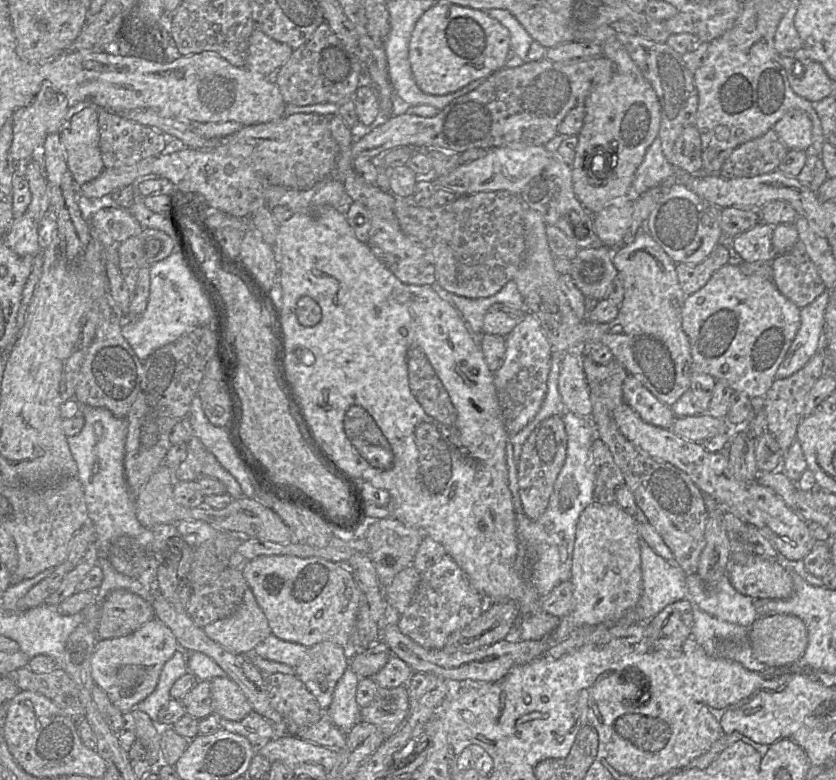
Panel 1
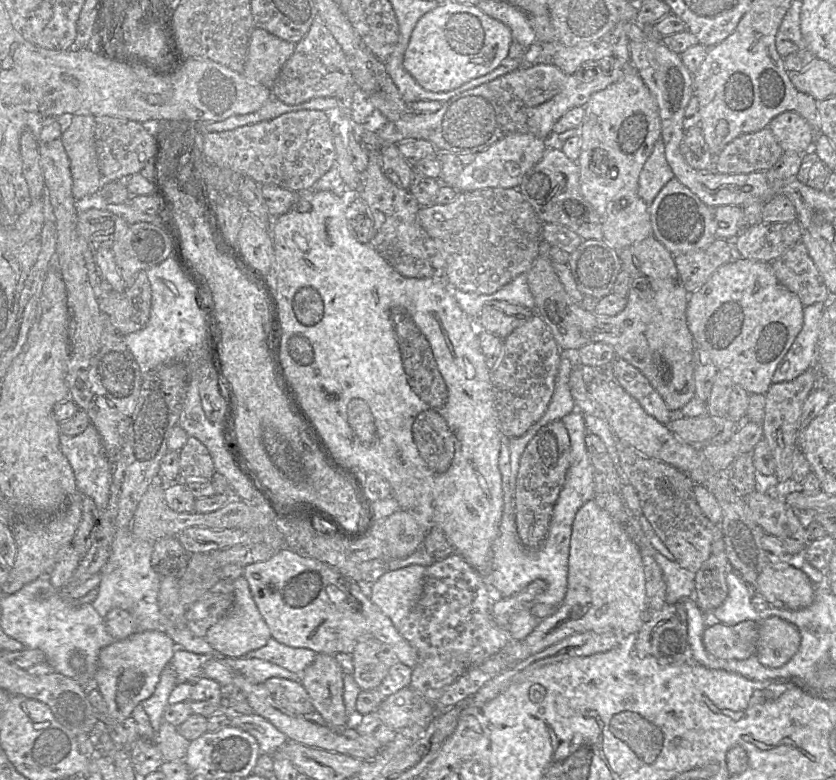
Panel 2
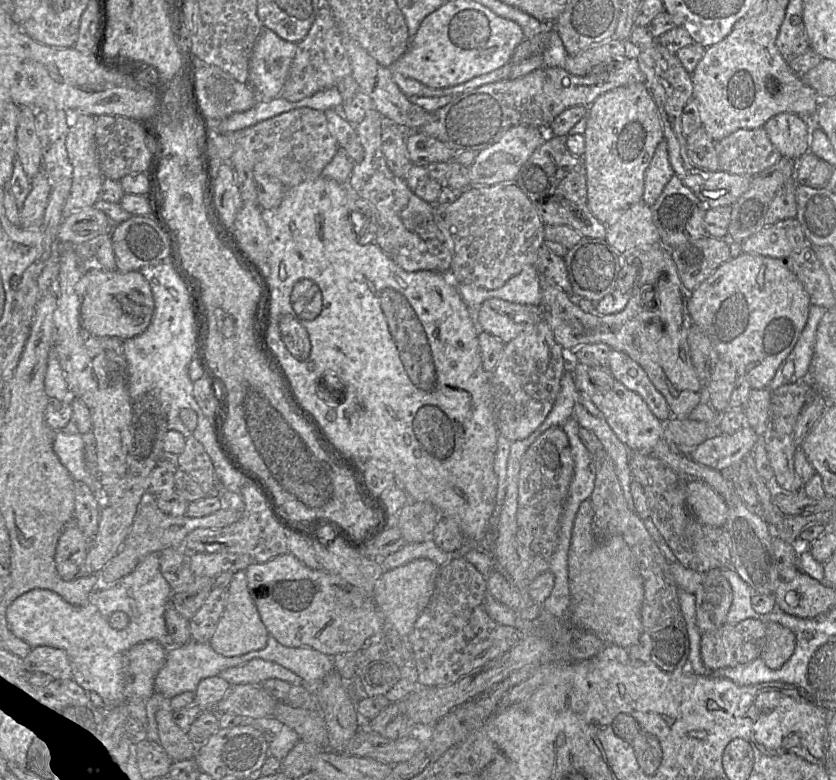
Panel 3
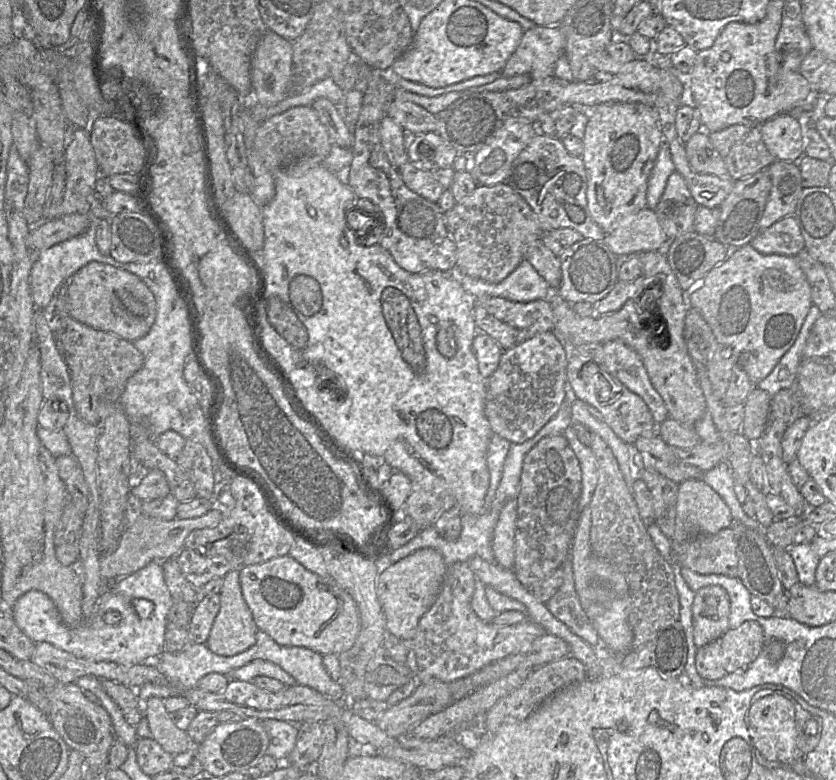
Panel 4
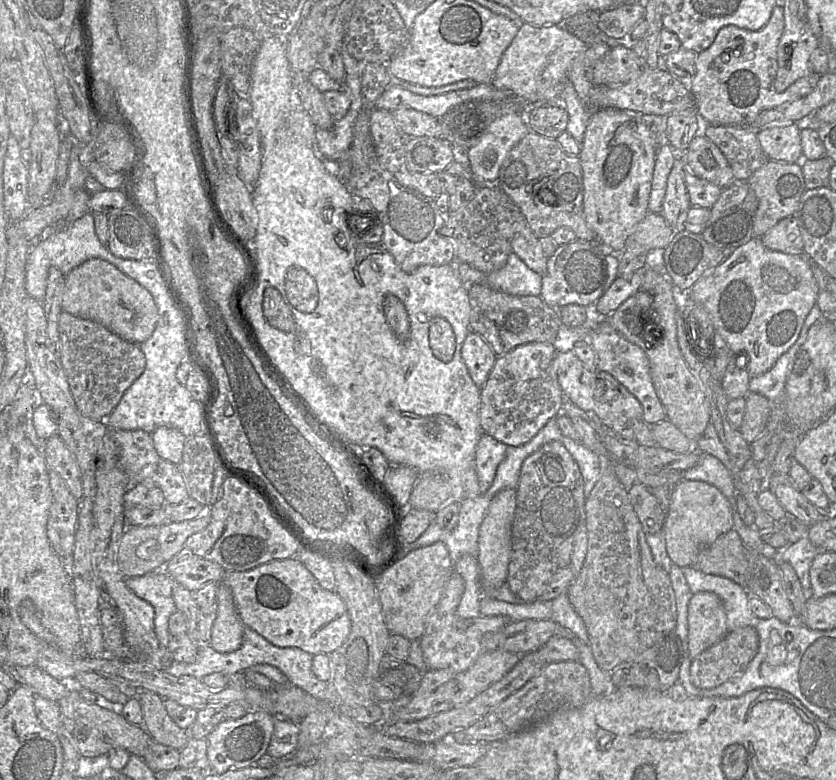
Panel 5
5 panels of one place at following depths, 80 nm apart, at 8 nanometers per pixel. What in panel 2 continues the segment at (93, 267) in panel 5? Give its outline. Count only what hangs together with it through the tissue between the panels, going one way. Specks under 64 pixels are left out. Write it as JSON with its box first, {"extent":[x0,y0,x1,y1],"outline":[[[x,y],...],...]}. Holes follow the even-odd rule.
{"extent":[99,271,151,334],"outline":[[[146,271],[138,272],[134,284],[123,292],[107,286],[101,293],[99,304],[118,334],[141,330],[147,324],[151,310],[151,286]]]}

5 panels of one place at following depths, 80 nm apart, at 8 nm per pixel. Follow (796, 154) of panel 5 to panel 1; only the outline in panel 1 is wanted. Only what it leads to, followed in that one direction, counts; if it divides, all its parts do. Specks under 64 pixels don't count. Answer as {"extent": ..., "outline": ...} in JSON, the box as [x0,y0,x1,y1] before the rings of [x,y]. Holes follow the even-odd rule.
{"extent":[772,110,812,151],"outline":[[[802,110],[786,112],[772,128],[788,150],[811,151],[812,124]]]}

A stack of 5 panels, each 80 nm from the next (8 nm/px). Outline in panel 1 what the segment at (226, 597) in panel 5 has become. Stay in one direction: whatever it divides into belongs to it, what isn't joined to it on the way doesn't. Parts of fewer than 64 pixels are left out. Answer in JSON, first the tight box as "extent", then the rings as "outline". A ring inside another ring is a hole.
{"extent":[203,587,271,655],"outline":[[[250,587],[235,613],[206,625],[203,630],[211,640],[239,655],[250,654],[271,634],[267,618]]]}

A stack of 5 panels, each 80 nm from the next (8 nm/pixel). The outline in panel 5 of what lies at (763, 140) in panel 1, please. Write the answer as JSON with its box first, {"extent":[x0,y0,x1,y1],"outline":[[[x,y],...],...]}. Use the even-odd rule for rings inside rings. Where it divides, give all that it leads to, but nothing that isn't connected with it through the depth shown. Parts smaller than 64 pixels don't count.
{"extent":[704,124,770,180],"outline":[[[704,124],[704,135],[721,150],[736,180],[747,180],[770,160],[760,145],[757,131],[747,126]]]}

